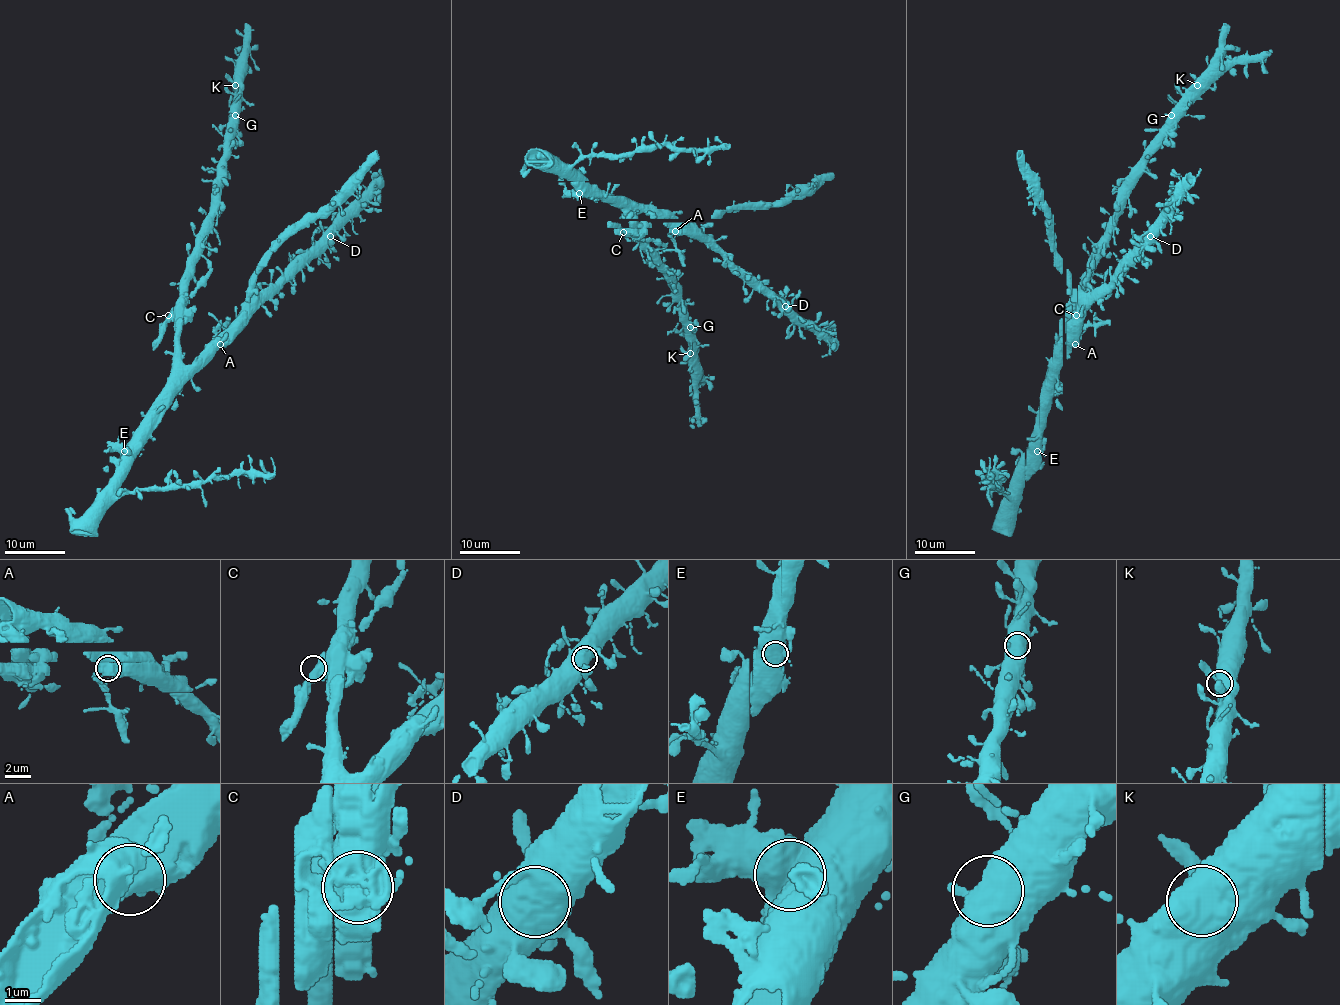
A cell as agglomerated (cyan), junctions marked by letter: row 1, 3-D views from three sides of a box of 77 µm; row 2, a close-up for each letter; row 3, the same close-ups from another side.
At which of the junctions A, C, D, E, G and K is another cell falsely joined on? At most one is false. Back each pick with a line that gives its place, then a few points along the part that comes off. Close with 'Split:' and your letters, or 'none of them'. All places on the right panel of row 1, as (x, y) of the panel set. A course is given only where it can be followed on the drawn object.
E: at (1037, 451)
Split: E

